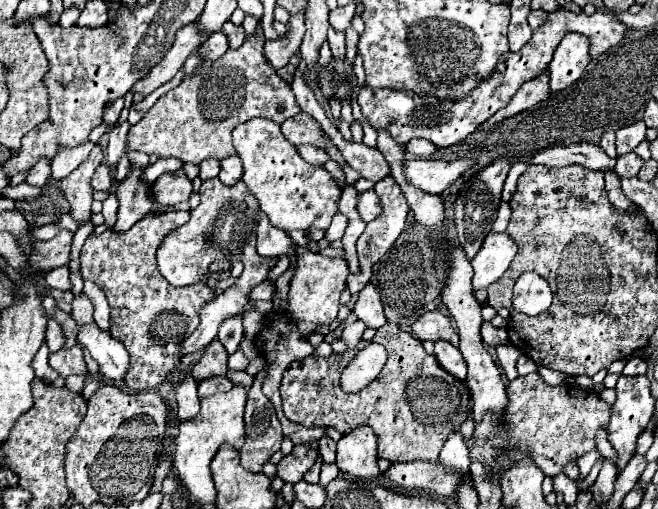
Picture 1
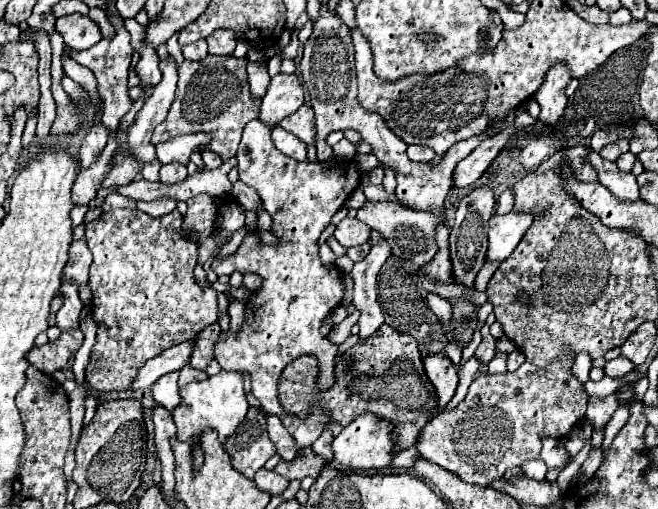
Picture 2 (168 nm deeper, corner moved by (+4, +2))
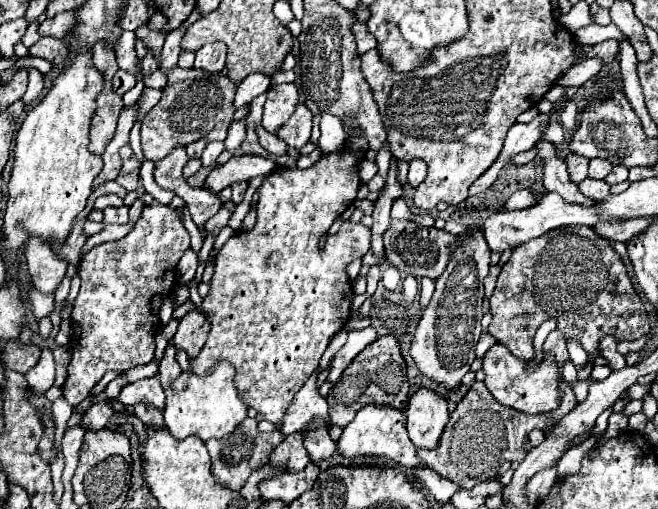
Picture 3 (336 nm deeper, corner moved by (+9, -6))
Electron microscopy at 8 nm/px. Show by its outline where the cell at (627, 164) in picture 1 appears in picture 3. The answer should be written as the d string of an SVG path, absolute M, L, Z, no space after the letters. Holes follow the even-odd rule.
M615 166L615 168L611 170L611 174L609 174L605 180L613 186L613 184L619 184L619 182L627 180L627 176L629 176L629 170L627 170L625 166Z

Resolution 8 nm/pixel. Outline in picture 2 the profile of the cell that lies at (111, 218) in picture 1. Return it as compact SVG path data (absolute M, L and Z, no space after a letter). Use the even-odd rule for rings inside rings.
M108 194L104 204L102 204L102 210L108 212L112 208L136 208L136 200L130 200L130 198L122 196L122 194Z

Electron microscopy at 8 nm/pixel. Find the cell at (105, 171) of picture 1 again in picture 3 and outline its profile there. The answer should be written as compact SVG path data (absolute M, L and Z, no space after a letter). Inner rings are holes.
M125 144L121 150L119 150L119 154L121 154L121 158L123 158L123 166L121 166L121 170L119 170L119 176L115 178L125 190L135 190L137 188L137 184L139 184L139 162L137 162L137 158L135 158L135 154L133 154L133 150Z

